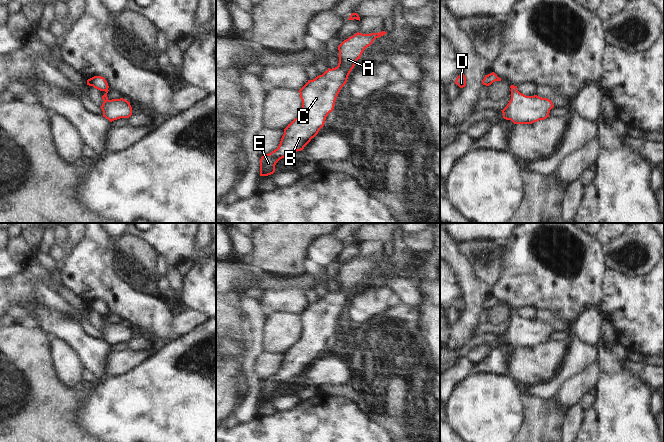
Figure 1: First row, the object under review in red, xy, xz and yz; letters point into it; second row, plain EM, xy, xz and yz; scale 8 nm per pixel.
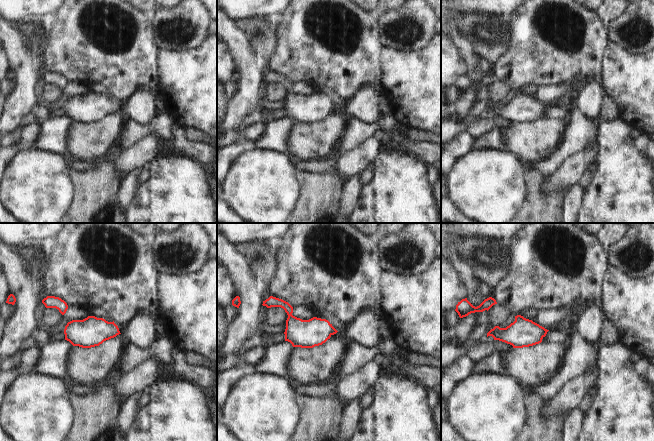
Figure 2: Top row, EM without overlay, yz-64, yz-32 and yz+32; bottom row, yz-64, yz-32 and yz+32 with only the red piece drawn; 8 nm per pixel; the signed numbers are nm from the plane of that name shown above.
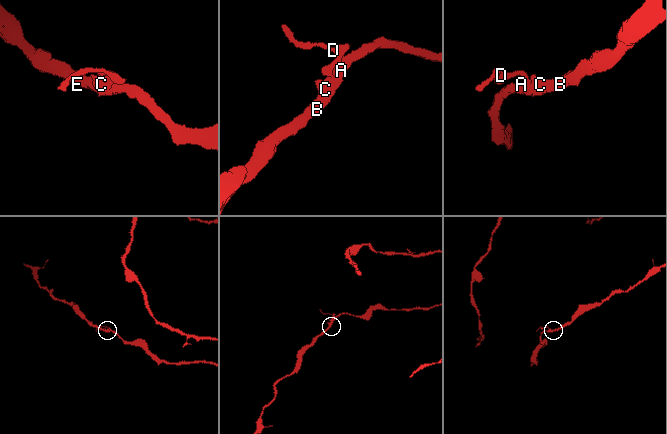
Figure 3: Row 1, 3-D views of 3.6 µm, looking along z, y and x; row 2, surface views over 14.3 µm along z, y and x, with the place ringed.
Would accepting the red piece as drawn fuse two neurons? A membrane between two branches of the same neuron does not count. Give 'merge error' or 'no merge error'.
no merge error

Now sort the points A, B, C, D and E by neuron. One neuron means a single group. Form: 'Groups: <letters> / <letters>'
Groups: A B C D E

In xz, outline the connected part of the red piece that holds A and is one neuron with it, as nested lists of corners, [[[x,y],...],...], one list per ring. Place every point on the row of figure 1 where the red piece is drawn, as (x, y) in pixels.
[[[357,32],[344,40],[339,46],[339,63],[335,68],[328,68],[299,90],[302,110],[284,129],[277,149],[265,154],[260,159],[260,176],[268,176],[275,172],[276,163],[289,154],[301,151],[324,126],[326,117],[333,111],[336,98],[346,84],[348,76],[363,51],[376,38],[387,32],[362,34]]]

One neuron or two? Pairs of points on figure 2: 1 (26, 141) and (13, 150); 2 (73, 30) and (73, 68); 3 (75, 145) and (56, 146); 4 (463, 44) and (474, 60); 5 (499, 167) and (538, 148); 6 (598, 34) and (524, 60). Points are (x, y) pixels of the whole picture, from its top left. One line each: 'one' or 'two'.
1: two
2: one
3: two
4: one
5: two
6: one

